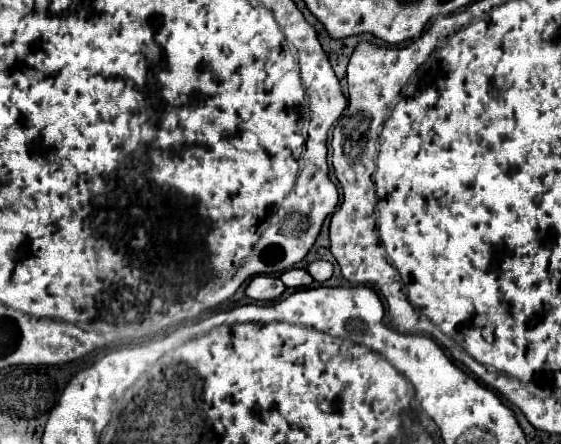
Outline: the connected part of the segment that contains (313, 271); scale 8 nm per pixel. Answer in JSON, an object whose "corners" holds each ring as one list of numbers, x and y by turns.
{"corners":[[315,260,315,262,311,262,309,264,309,274,321,284,321,282,325,282,325,280,329,280,331,276,333,276,333,264,331,262,327,262,327,260]]}

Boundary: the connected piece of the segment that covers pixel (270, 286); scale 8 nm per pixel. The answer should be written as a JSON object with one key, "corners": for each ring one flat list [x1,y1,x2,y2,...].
{"corners":[[255,276,245,294,251,298,251,300,259,300,259,302,269,302,269,300,275,300,283,294,285,290,285,284,277,278,277,276]]}

